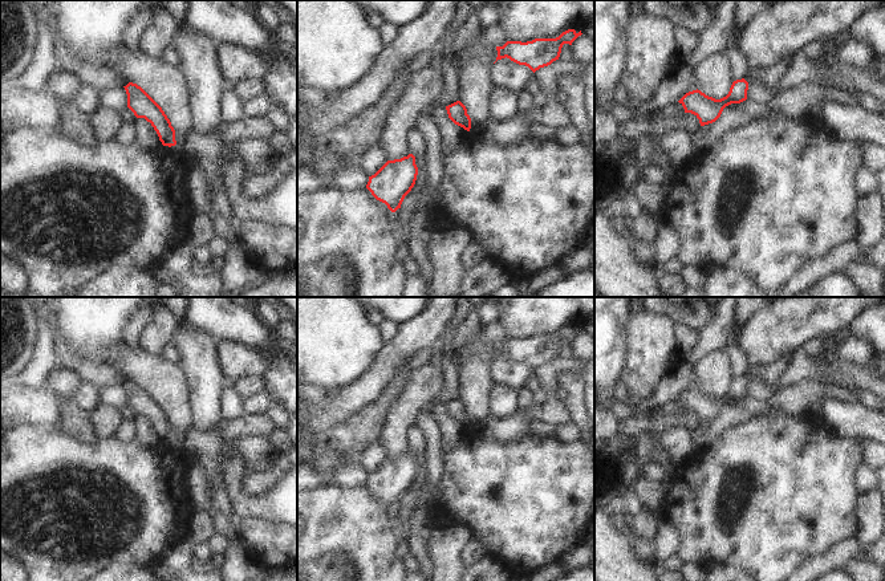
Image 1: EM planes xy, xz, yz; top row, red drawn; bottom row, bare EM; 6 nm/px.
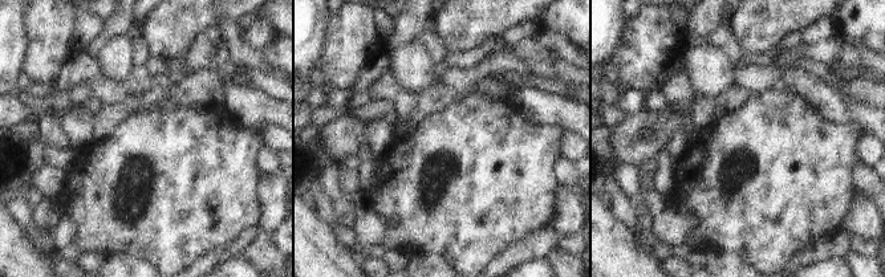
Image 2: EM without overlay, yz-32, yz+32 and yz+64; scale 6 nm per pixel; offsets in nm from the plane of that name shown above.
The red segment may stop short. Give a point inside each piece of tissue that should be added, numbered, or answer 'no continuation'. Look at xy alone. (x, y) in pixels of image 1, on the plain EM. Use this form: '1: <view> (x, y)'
no continuation

